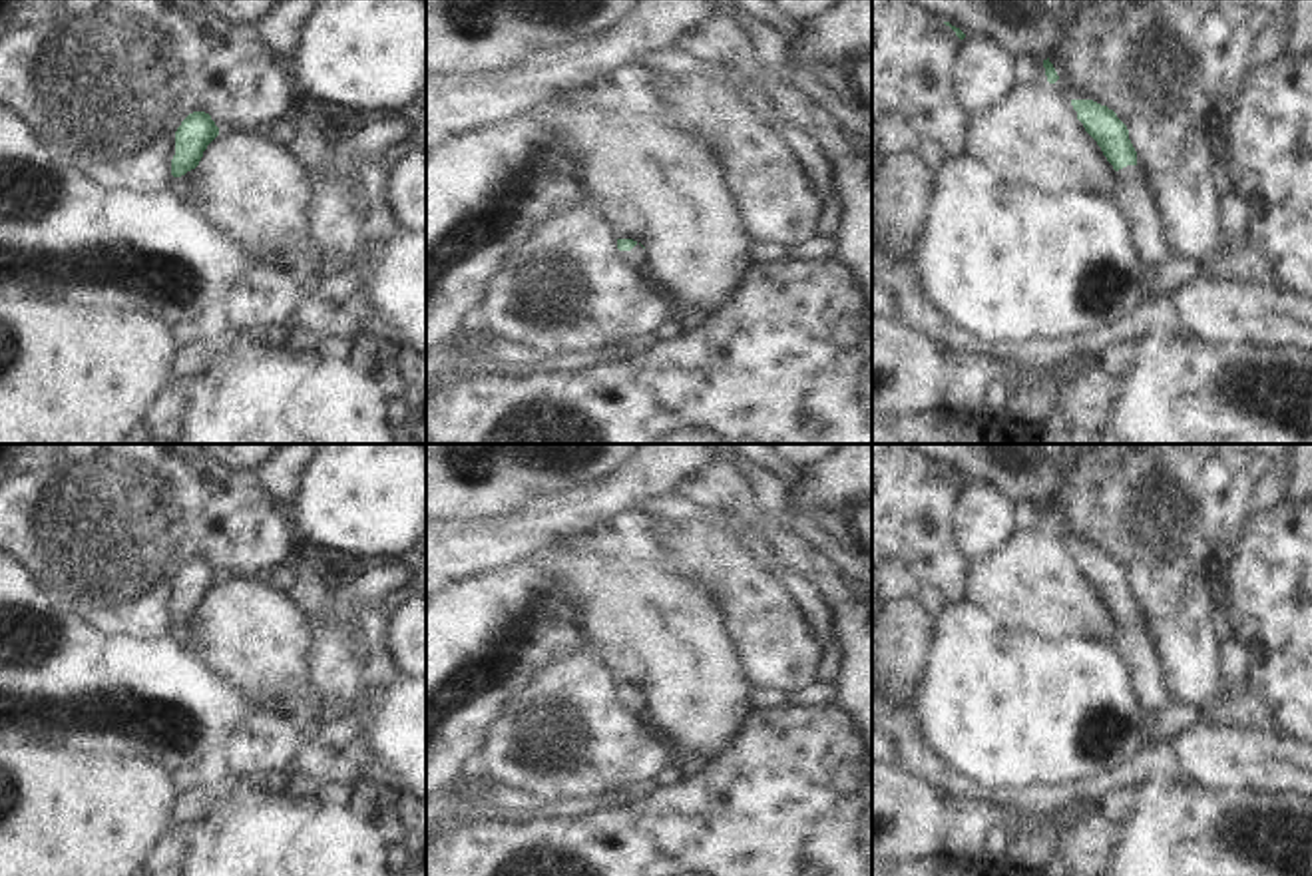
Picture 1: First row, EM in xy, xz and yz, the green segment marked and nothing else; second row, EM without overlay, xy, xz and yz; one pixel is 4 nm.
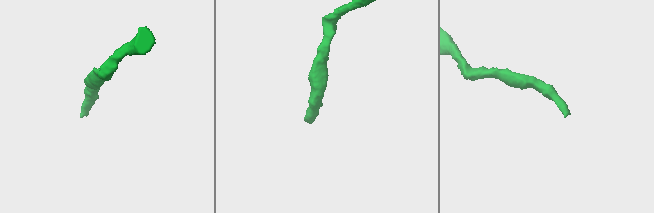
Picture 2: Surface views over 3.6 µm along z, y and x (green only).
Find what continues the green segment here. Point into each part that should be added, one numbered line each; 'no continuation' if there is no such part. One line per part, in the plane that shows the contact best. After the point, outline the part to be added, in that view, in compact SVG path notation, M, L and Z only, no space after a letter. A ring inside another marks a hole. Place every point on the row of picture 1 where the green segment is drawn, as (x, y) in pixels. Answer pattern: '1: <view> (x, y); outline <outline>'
1: xz (638, 255); outline M639 243L631 251L617 251L617 259L623 263L631 263L643 271L649 269L649 255Z

